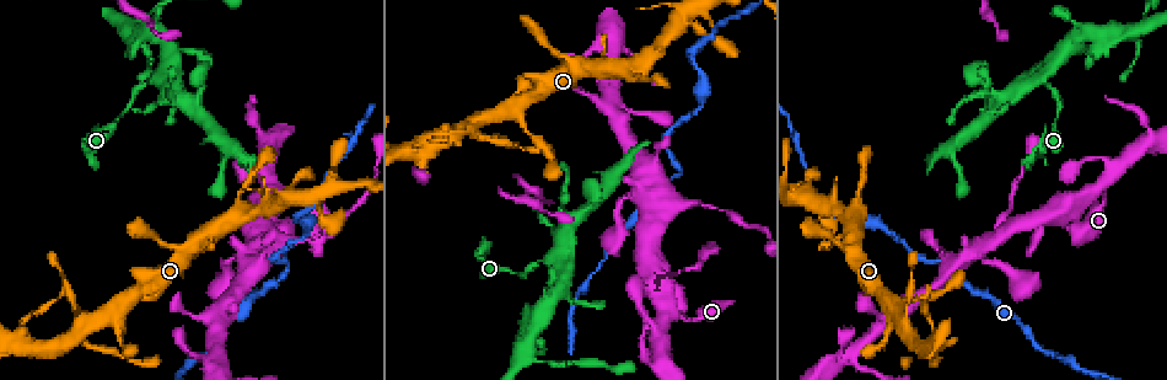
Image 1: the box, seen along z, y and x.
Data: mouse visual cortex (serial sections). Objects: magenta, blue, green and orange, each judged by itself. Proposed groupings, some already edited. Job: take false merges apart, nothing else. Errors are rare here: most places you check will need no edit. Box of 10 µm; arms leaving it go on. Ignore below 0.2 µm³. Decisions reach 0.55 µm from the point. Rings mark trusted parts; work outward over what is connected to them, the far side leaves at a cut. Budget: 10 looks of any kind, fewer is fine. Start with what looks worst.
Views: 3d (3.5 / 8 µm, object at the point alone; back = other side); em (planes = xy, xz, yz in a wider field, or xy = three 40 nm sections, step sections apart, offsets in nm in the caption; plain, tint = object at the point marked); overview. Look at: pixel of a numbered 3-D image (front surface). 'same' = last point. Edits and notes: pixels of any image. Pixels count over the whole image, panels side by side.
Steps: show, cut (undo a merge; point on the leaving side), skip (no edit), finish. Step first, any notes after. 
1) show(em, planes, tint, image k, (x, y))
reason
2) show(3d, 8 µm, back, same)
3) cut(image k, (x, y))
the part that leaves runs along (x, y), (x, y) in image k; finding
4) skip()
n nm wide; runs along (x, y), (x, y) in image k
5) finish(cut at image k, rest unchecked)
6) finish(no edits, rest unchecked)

show(3d, 3.5 µm, image 1, (1044, 79))
a fork

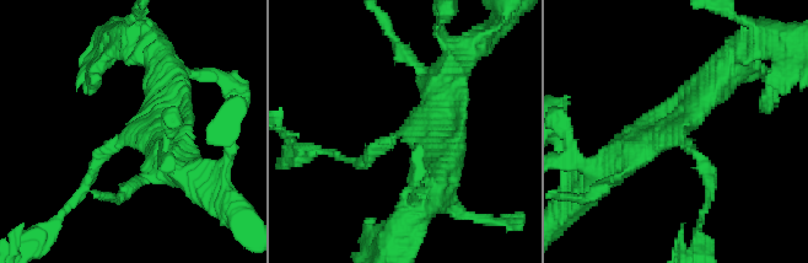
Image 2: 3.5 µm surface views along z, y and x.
show(em, xy, step 5, tint, image 2, (411, 131))

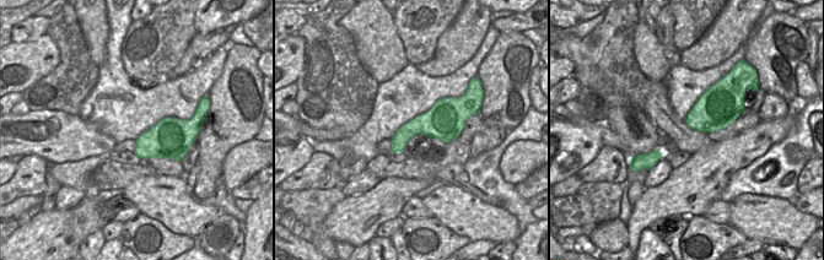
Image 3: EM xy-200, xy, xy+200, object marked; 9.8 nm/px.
skip()
300 nm wide; runs along (86, 183), (162, 101), (162, 66) in image 2; one cell here

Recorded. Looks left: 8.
show(3d, 3.5 µm, back, image 1, (924, 257))
sharp bend

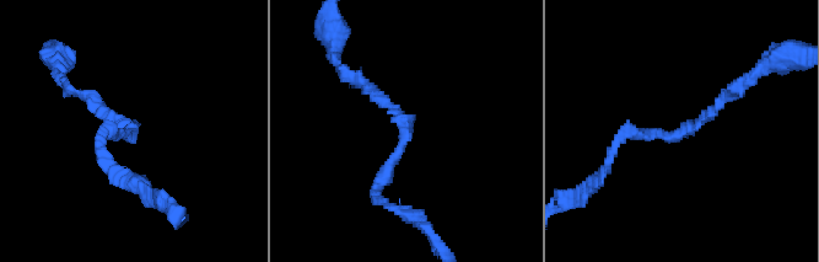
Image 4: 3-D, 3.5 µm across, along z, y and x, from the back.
show(em, xy, step 5, plain, image 4, (406, 126))
arms of 150, 150 nm

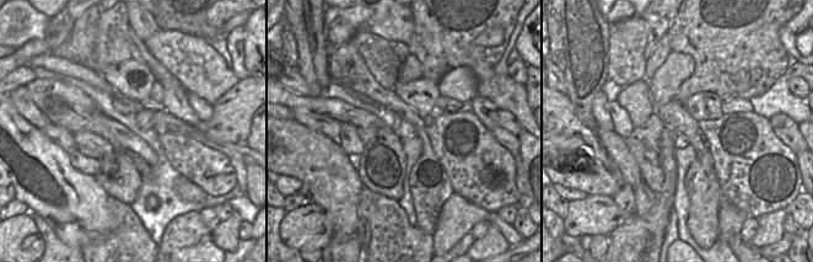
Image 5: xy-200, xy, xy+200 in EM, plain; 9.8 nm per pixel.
show(em, xy, step 5, tint, same)

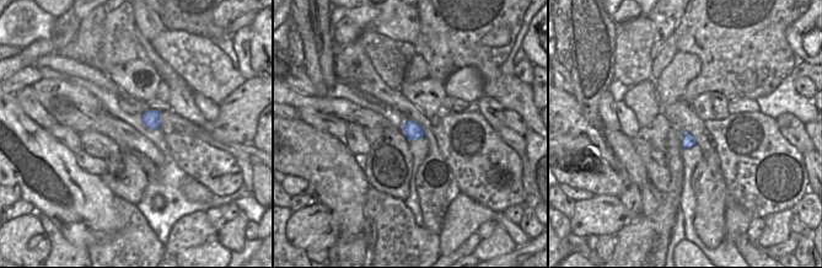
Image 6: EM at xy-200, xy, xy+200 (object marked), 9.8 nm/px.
skip()
runs along (618, 139), (696, 128), (731, 94) in image 4; one cell here

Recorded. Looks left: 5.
show(3d, 3.5 µm, image 1, (1134, 29))
thin arm on a thick one

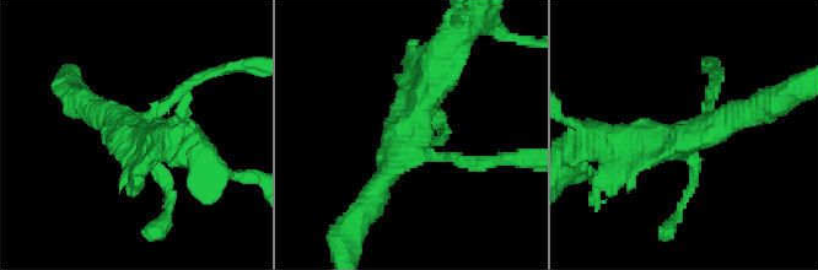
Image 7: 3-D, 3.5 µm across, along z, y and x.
show(em, planes, tint, image 7, (687, 138))

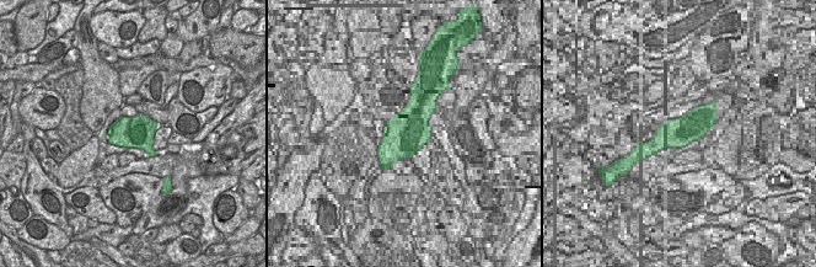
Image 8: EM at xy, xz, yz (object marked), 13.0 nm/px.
show(em, xy, step 5, tint, same)
another direction

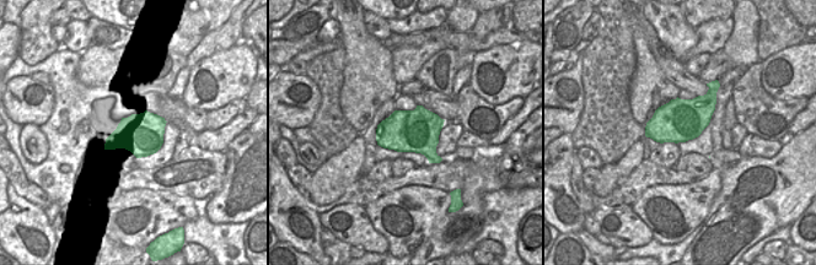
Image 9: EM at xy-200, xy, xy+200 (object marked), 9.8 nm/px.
skip()
420 nm wide; runs along (439, 59), (415, 135), (373, 195) in image 7; continuous, no second cell

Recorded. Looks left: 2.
finish(no edits, rest unchecked)

